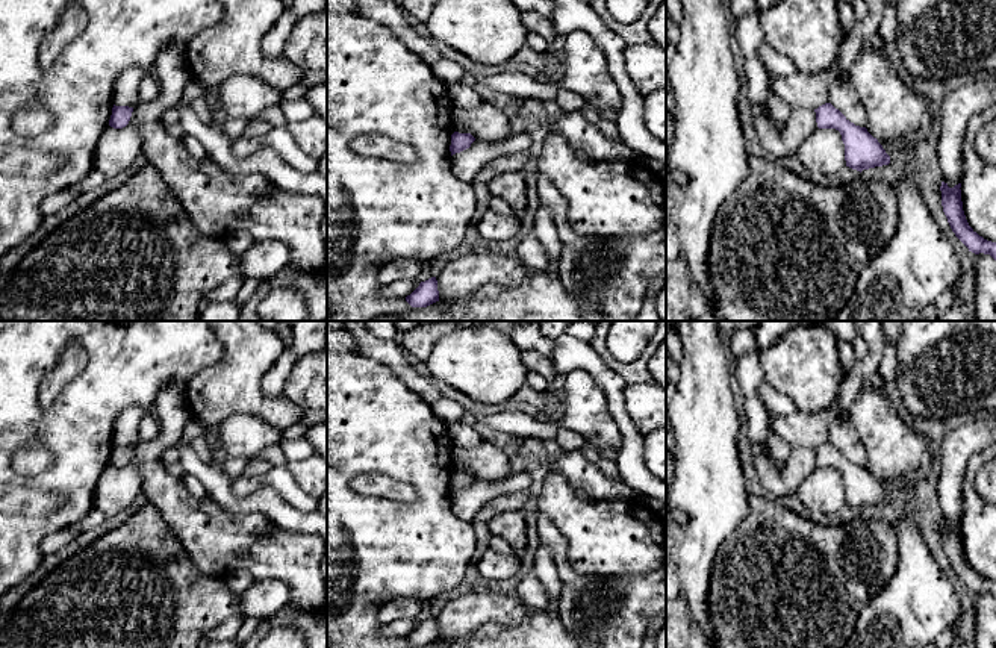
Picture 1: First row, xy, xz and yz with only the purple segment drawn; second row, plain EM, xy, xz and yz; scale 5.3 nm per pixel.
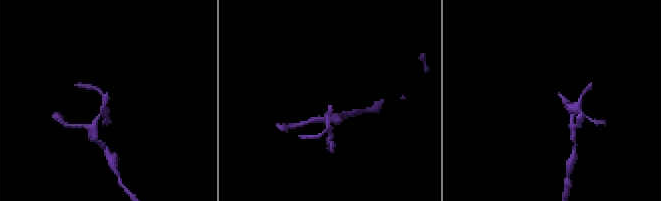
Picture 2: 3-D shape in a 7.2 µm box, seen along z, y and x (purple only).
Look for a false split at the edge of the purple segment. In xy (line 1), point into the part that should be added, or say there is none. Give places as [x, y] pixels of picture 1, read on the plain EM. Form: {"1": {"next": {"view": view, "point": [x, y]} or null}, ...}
{"1": {"next": null}}

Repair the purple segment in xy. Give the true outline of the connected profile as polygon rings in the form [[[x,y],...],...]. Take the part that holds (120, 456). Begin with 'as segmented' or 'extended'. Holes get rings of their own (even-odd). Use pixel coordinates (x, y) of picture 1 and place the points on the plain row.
as segmented; [[[114,444],[109,465],[114,468],[126,466],[130,460],[132,451],[133,451],[133,447]]]

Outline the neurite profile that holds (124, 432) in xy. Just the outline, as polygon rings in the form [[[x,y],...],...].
[[[130,406],[124,409],[115,419],[112,428],[112,442],[115,445],[135,447],[138,444],[138,428],[141,419],[147,415],[139,406]]]

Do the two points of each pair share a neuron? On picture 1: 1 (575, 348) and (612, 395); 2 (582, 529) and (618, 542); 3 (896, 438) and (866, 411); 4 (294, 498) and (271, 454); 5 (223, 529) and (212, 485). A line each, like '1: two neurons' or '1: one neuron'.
1: one neuron
2: one neuron
3: one neuron
4: two neurons
5: two neurons

